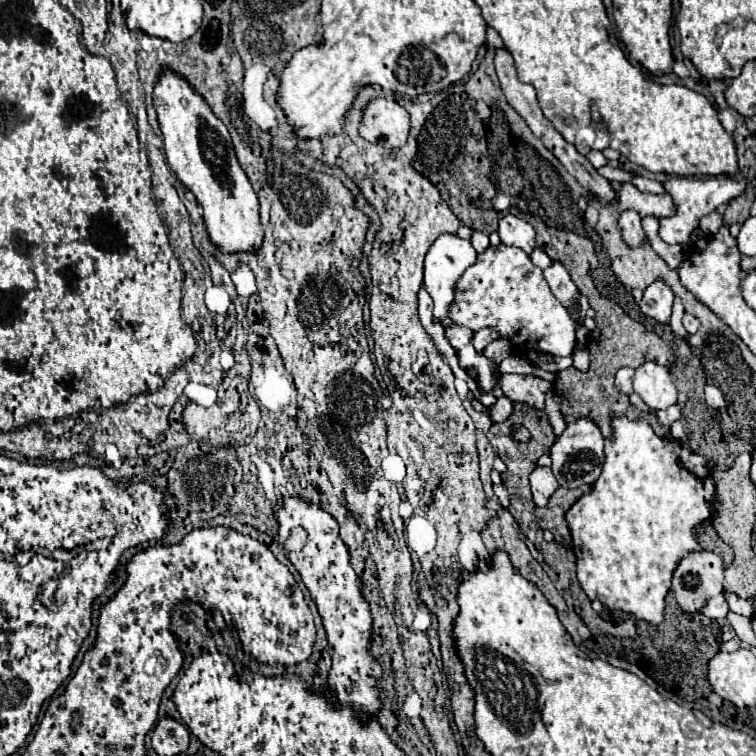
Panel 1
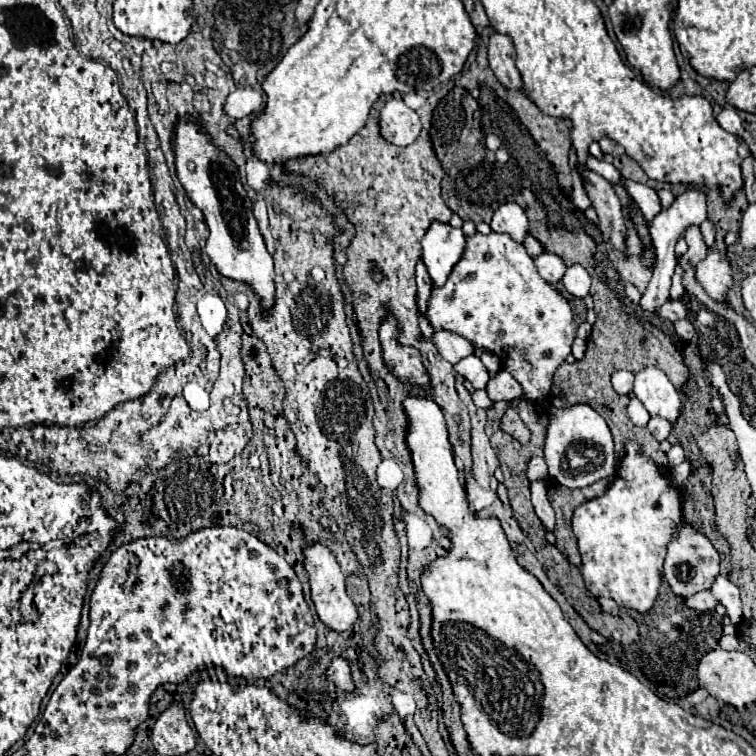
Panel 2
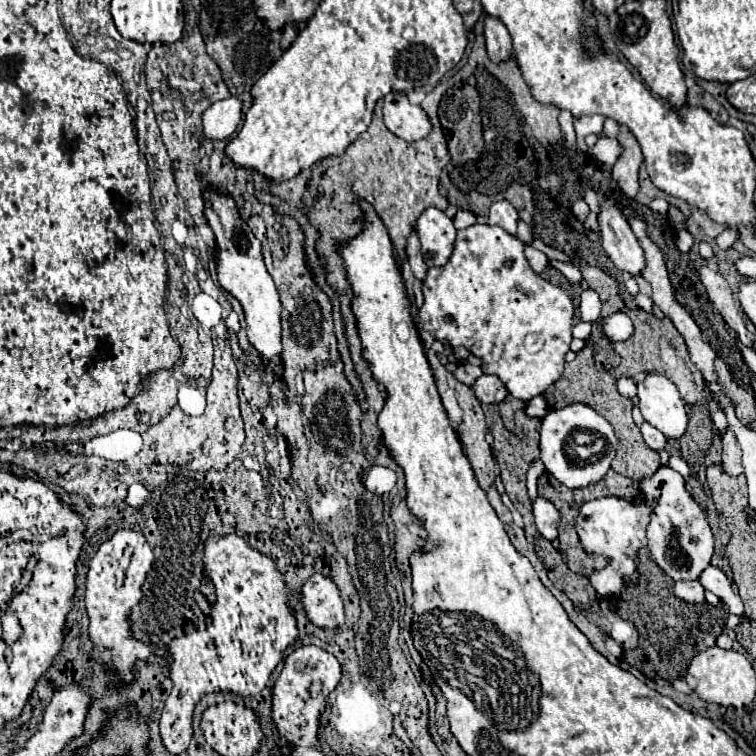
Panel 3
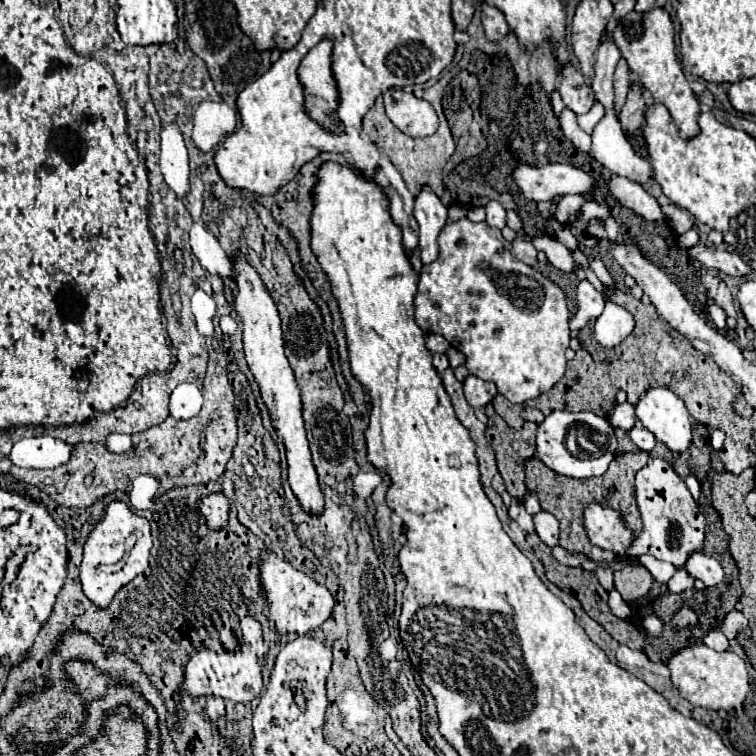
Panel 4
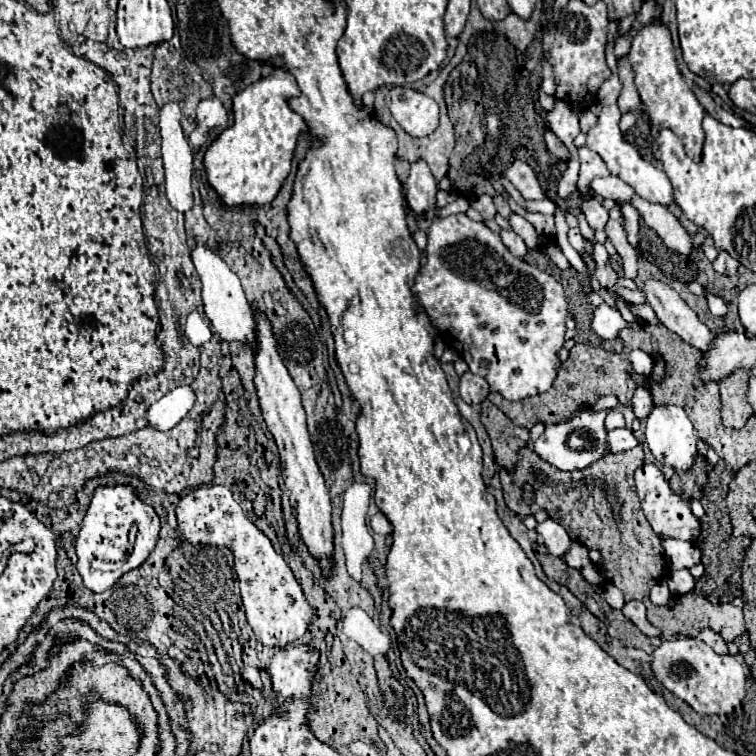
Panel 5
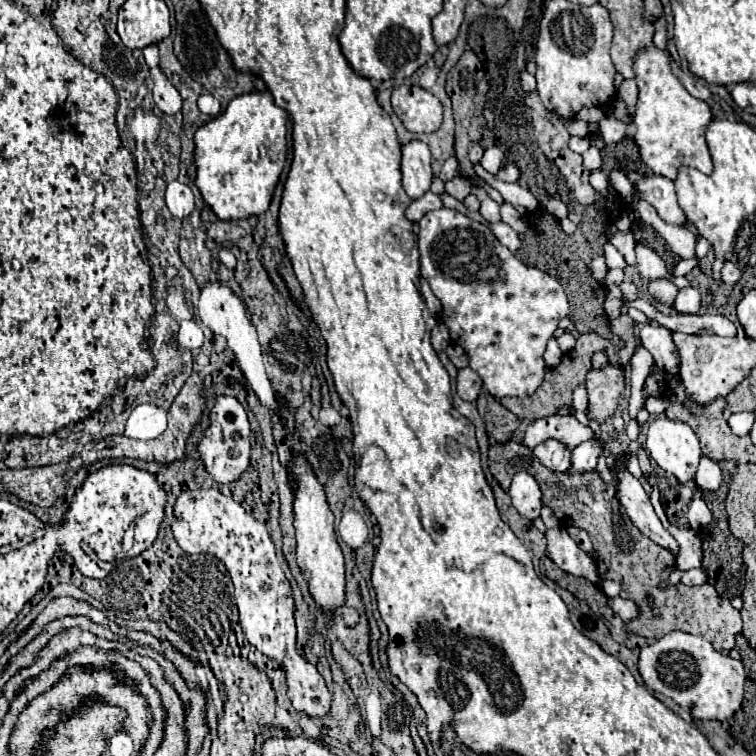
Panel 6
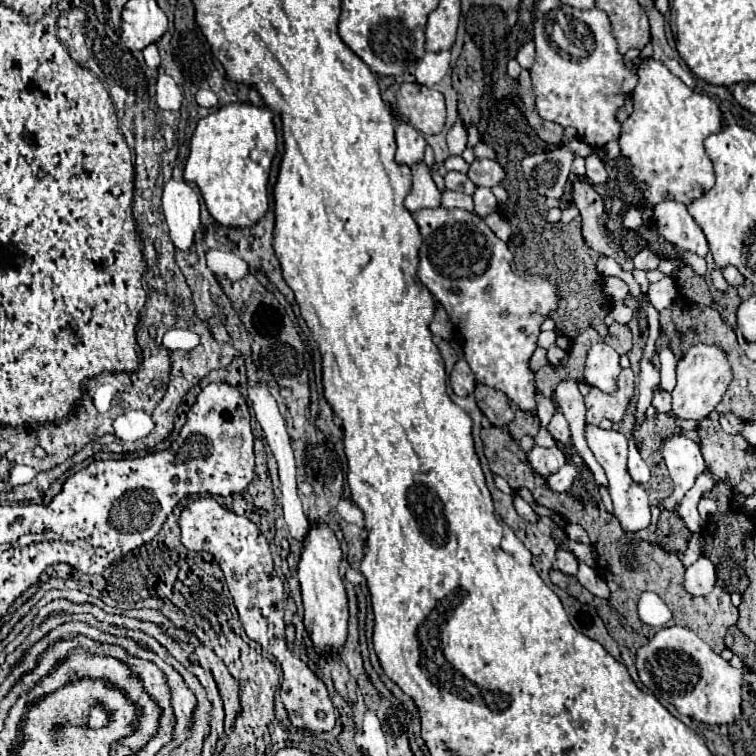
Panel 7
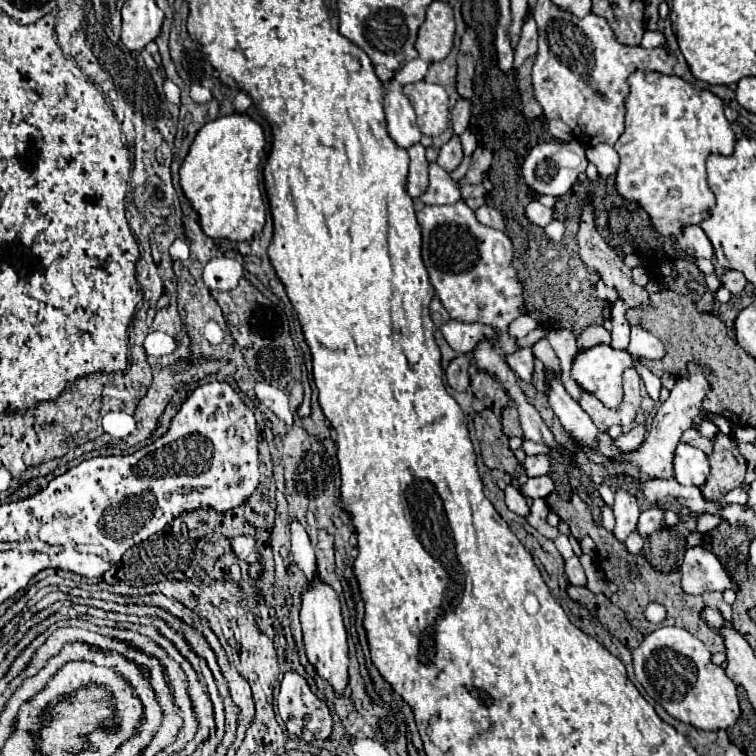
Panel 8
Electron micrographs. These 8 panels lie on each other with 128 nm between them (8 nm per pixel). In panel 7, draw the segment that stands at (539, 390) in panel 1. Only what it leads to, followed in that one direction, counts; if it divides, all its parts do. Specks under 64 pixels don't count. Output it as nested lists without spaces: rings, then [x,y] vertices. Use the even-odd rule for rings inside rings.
[[[458,360],[452,374],[450,374],[450,386],[456,396],[470,396],[476,388],[476,376],[470,370],[466,360]]]

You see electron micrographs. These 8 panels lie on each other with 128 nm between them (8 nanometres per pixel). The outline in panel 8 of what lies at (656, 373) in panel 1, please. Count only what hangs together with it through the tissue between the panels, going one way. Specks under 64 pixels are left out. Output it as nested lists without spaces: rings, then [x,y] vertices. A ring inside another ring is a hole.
[[[684,442],[678,444],[674,452],[674,478],[682,486],[702,486],[708,478],[708,458],[702,450],[688,446]],[[650,506],[648,510],[644,510],[640,514],[640,526],[638,526],[638,532],[644,534],[644,536],[650,536],[652,532],[656,532],[662,522],[664,522],[664,514],[666,514],[666,508],[664,506]]]

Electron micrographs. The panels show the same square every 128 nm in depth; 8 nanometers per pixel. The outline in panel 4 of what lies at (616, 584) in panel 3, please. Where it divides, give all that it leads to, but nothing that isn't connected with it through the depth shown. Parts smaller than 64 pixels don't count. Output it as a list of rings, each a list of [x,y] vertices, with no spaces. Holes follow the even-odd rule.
[[[590,504],[584,510],[584,530],[592,544],[600,546],[602,550],[610,550],[616,554],[616,560],[626,560],[628,548],[634,544],[636,534],[624,522],[620,510],[610,506]],[[598,568],[596,570],[596,578],[598,578],[598,582],[600,582],[600,586],[604,588],[604,590],[614,590],[614,582],[612,582],[612,574],[614,574],[614,570],[610,570],[610,568]]]

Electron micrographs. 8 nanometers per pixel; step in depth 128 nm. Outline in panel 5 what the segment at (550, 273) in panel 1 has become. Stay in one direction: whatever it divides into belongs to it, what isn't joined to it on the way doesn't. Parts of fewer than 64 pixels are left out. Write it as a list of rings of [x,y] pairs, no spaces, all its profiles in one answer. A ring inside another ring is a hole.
[[[502,230],[500,232],[500,236],[502,236],[502,242],[504,242],[504,246],[516,256],[516,258],[524,258],[526,256],[526,252],[528,252],[528,246],[526,246],[526,242],[516,234],[516,232],[510,232],[510,230]]]

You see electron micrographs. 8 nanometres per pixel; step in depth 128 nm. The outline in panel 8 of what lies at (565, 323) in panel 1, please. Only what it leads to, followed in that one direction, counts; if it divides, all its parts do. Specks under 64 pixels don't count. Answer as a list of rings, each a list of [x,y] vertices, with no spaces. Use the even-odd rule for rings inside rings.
[[[456,202],[452,206],[424,206],[416,212],[416,216],[422,228],[422,260],[428,270],[430,284],[434,286],[436,296],[448,310],[450,318],[458,322],[490,324],[496,332],[490,338],[478,340],[476,348],[472,350],[476,368],[494,376],[516,402],[526,440],[546,446],[560,446],[546,428],[538,410],[524,394],[518,376],[508,366],[508,356],[520,350],[518,340],[508,334],[508,328],[518,316],[526,314],[524,284],[518,278],[518,272],[512,268],[510,238],[504,232],[480,224],[464,202]]]

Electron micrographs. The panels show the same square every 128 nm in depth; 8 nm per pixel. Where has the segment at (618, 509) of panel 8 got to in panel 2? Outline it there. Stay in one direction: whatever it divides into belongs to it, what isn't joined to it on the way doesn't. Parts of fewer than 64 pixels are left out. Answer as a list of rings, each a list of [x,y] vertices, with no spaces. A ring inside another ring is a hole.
[[[716,578],[716,582],[712,584],[712,594],[716,596],[716,600],[726,606],[728,616],[734,624],[738,624],[742,620],[742,600],[740,600],[740,592],[736,588],[736,584],[732,584],[728,578]]]

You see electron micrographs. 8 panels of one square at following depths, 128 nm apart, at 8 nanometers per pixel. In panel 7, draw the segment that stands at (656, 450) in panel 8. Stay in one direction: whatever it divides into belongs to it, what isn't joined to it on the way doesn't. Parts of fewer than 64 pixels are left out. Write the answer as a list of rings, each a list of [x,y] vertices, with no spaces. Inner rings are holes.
[[[694,344],[678,362],[678,384],[672,390],[672,410],[680,418],[702,420],[722,400],[730,382],[732,382],[732,366],[726,360],[726,352],[718,346]]]

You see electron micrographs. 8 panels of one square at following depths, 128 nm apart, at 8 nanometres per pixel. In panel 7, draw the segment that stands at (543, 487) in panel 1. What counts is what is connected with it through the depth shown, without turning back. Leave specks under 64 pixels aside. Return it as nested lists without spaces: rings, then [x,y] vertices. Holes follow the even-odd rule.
[[[558,548],[556,550],[556,564],[554,564],[560,572],[564,572],[564,574],[572,574],[572,576],[576,576],[576,572],[578,572],[578,560],[576,560],[576,556],[572,554],[572,552],[568,552],[568,550],[564,550],[564,548]]]

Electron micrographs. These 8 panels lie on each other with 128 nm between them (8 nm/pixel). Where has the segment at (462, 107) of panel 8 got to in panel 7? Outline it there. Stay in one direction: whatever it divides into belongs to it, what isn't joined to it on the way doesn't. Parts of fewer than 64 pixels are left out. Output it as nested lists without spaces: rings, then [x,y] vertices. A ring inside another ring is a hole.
[[[456,122],[452,126],[452,130],[448,132],[446,140],[448,140],[450,154],[452,156],[460,156],[464,152],[464,148],[466,148],[466,128],[464,128],[464,124],[462,122]]]

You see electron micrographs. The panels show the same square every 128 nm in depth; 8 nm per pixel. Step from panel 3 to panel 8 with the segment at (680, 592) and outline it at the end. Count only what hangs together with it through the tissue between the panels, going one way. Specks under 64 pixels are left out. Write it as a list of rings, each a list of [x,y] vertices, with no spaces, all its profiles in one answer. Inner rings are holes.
[[[704,548],[686,550],[680,574],[686,594],[704,594],[710,590],[722,592],[726,588],[732,588],[732,580],[722,568],[720,560]]]

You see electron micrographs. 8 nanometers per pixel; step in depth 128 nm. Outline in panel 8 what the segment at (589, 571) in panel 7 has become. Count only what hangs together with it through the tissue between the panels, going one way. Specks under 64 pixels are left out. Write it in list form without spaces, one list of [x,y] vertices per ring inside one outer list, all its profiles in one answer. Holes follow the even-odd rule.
[[[510,484],[510,486],[506,486],[504,494],[506,494],[506,506],[508,506],[512,512],[516,512],[518,516],[524,516],[524,518],[526,518],[526,514],[528,514],[528,502],[526,502],[526,498],[520,494],[520,490],[518,490],[514,484]]]

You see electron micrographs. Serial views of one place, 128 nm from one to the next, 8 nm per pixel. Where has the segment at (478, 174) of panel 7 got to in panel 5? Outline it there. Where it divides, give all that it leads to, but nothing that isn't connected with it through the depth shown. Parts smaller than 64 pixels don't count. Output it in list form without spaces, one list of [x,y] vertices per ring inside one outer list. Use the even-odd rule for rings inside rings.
[[[516,160],[506,172],[504,176],[512,182],[512,186],[528,200],[540,200],[544,198],[544,190],[542,190],[542,180],[540,176],[536,176],[536,172],[522,160]]]

